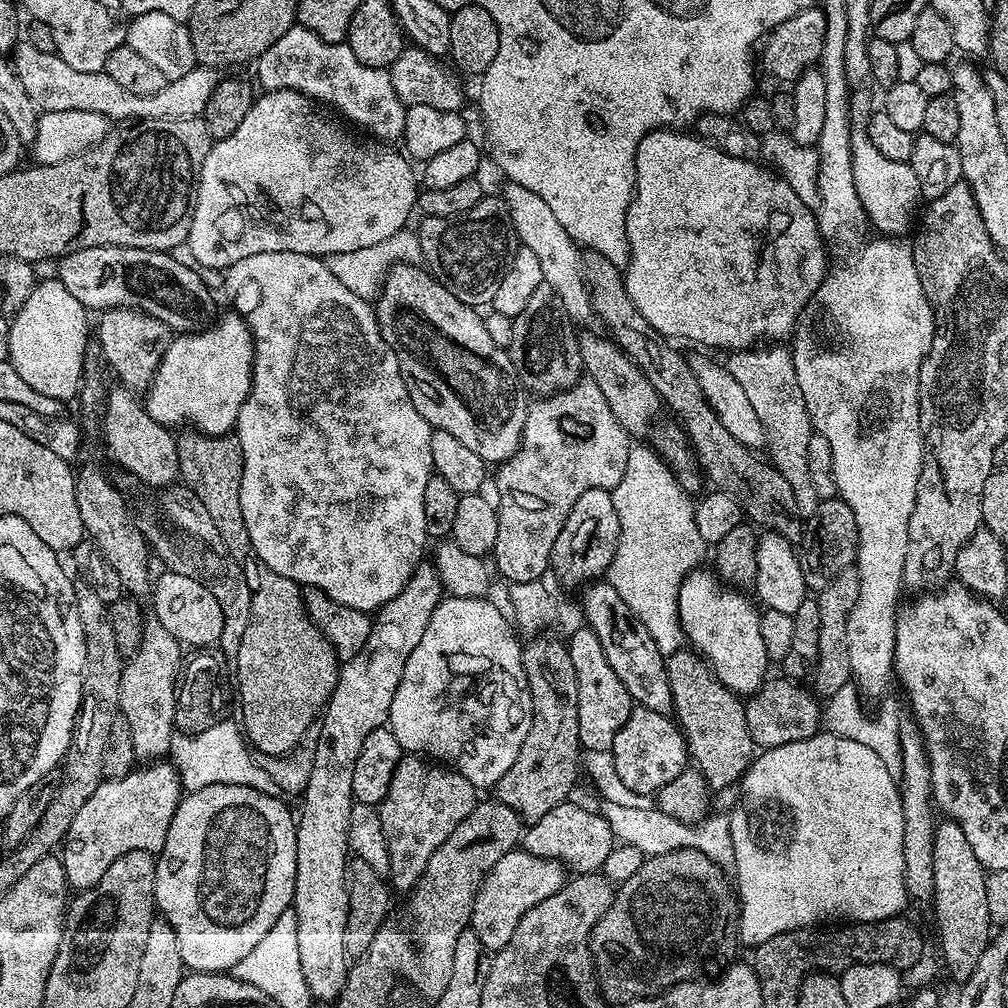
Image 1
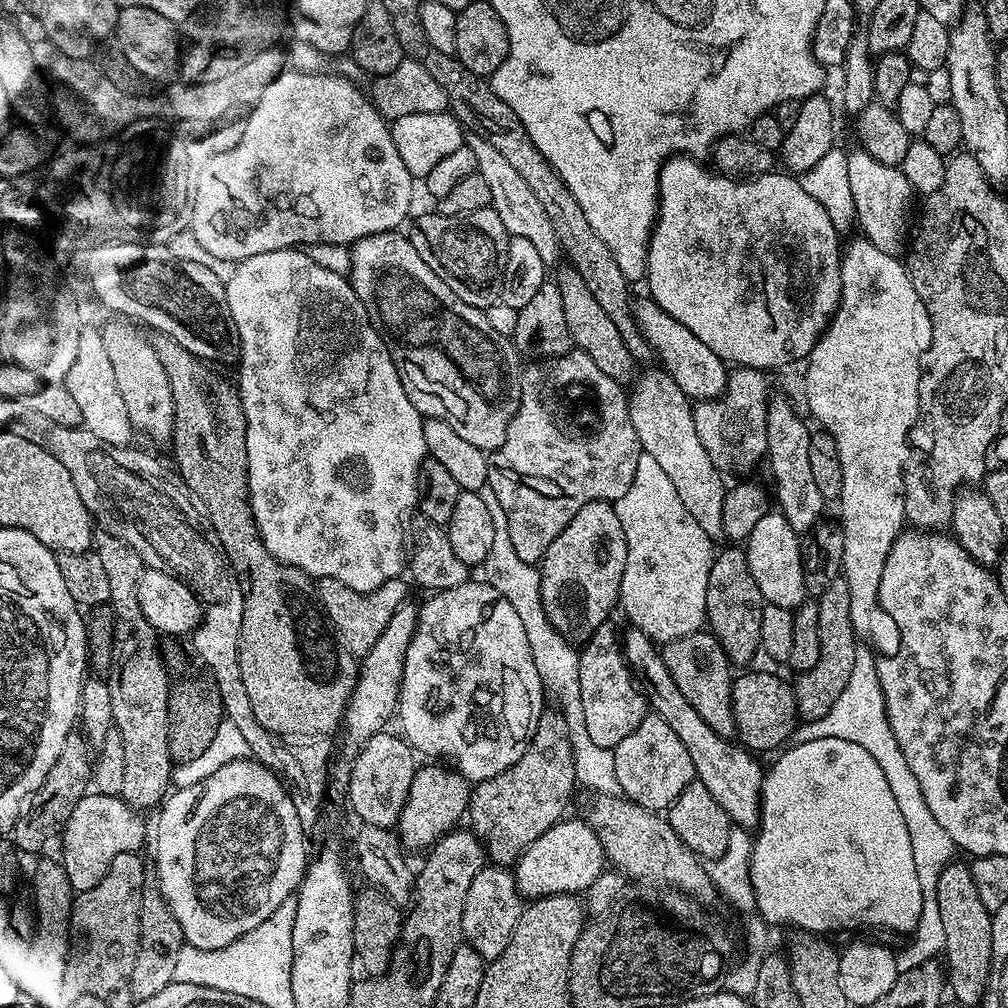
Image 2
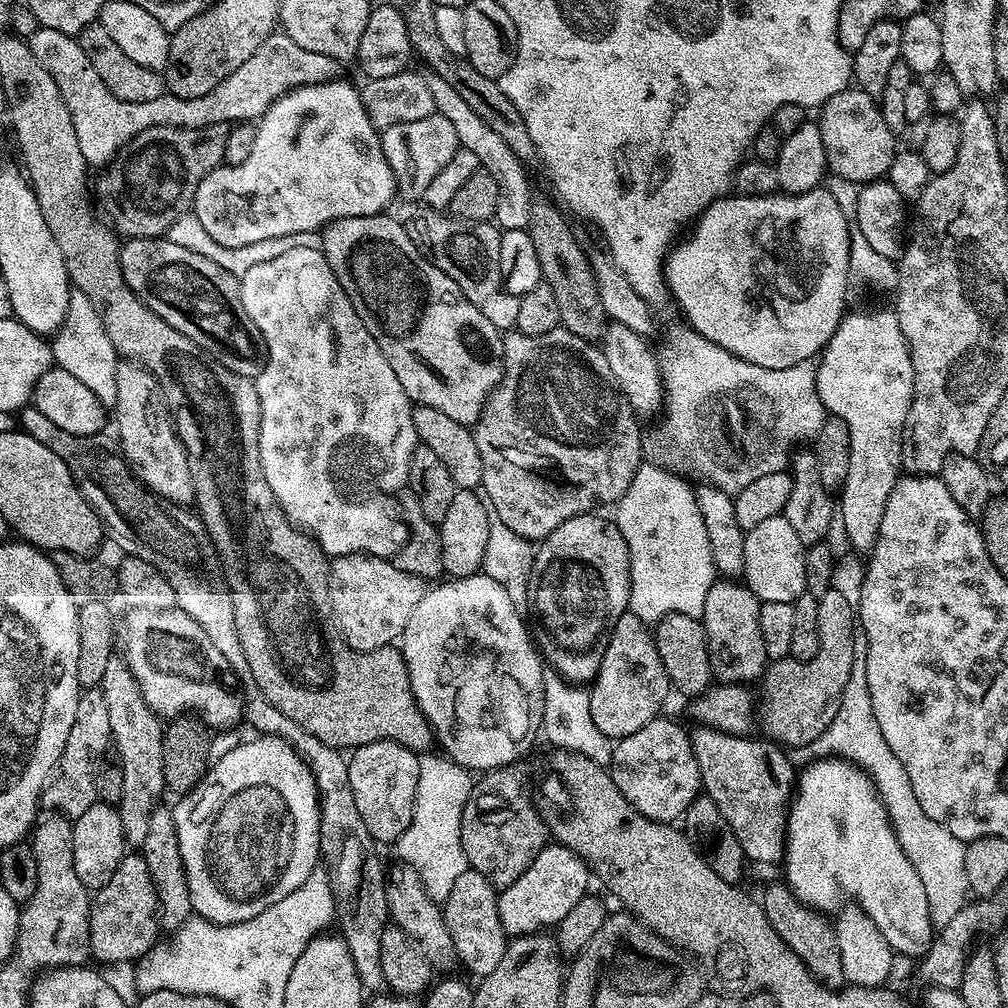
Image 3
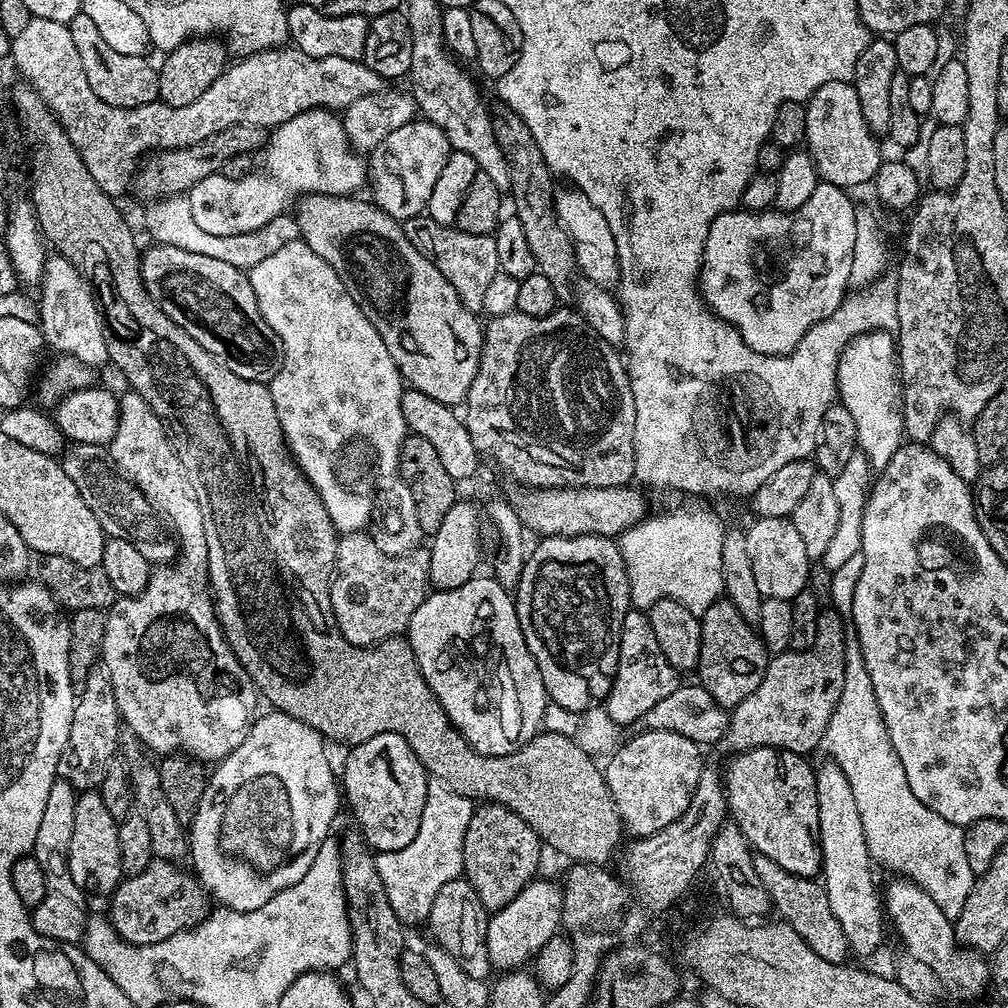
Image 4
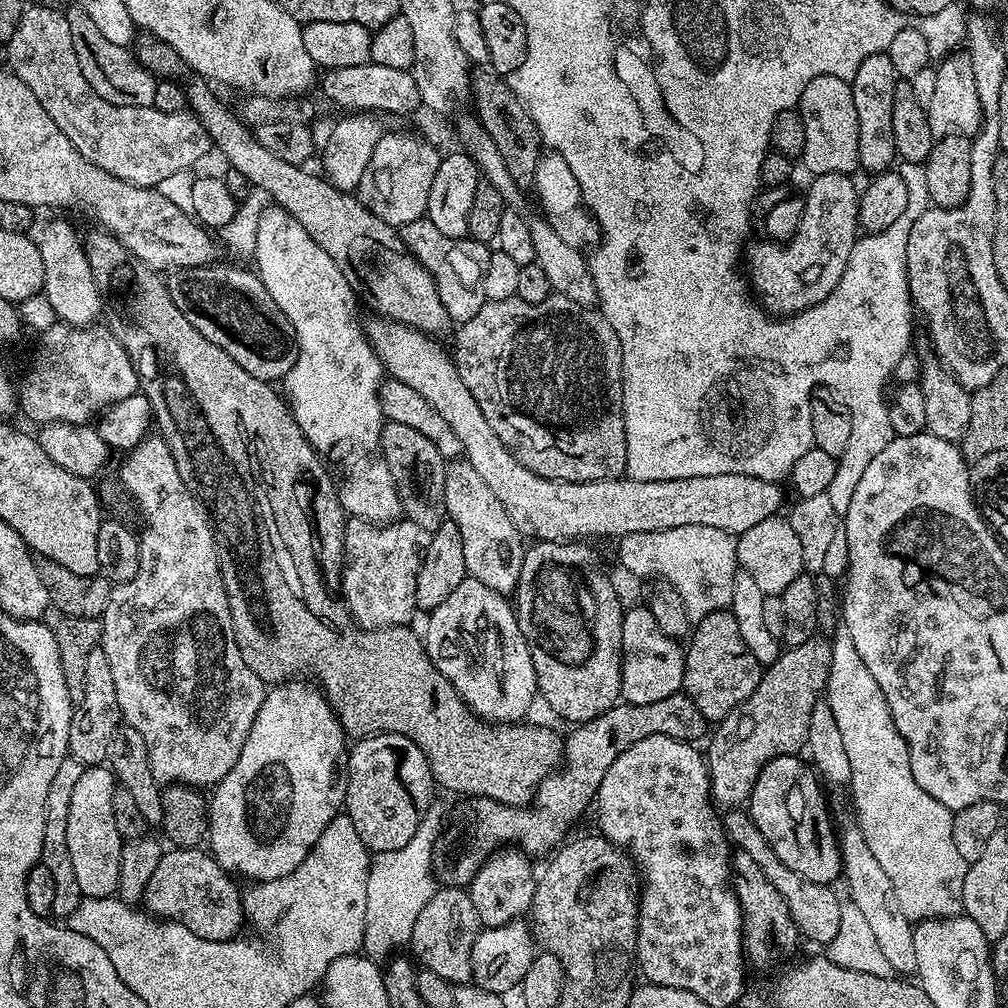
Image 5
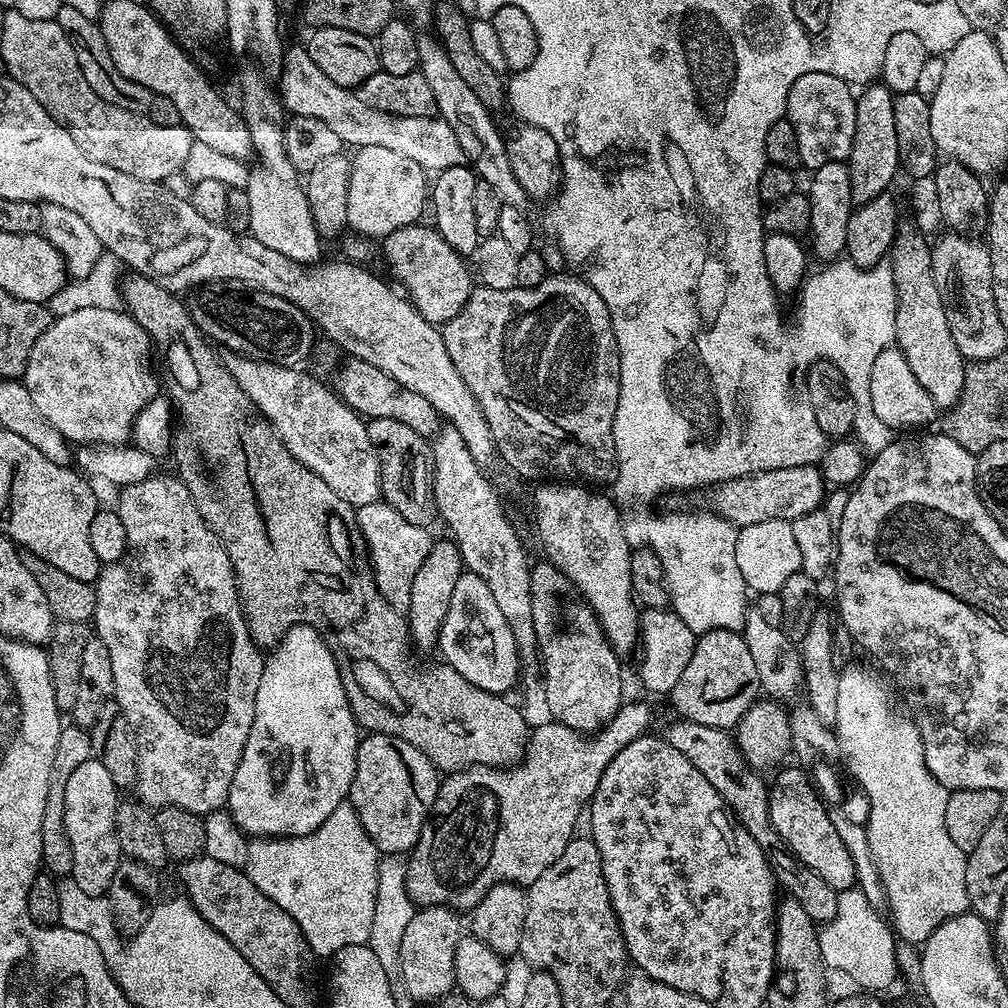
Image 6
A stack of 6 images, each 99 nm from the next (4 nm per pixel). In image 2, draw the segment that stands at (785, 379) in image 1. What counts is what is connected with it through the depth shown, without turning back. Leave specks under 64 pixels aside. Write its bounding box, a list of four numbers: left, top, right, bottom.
[767,395,826,534]

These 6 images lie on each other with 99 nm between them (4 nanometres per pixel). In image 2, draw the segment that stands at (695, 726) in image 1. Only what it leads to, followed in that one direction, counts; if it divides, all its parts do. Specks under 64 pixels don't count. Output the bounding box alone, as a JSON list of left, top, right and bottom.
[662,630,736,738]

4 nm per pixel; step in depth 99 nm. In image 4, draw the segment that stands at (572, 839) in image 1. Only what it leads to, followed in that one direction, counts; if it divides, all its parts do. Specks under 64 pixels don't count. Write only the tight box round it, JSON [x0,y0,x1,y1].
[486,878,564,970]

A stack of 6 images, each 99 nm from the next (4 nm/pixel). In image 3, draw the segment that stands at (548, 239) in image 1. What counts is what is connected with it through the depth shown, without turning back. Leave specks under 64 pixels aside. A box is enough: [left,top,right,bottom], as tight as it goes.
[427,75,534,229]

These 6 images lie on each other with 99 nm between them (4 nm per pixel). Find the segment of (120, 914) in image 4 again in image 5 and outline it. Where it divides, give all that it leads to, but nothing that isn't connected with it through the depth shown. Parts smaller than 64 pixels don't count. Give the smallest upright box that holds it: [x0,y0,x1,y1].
[142,847,246,940]

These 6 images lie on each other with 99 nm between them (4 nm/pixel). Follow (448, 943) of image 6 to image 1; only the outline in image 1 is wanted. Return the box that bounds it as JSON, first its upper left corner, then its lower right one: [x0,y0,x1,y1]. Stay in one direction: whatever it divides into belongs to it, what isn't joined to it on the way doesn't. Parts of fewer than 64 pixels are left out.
[470,850,566,954]

